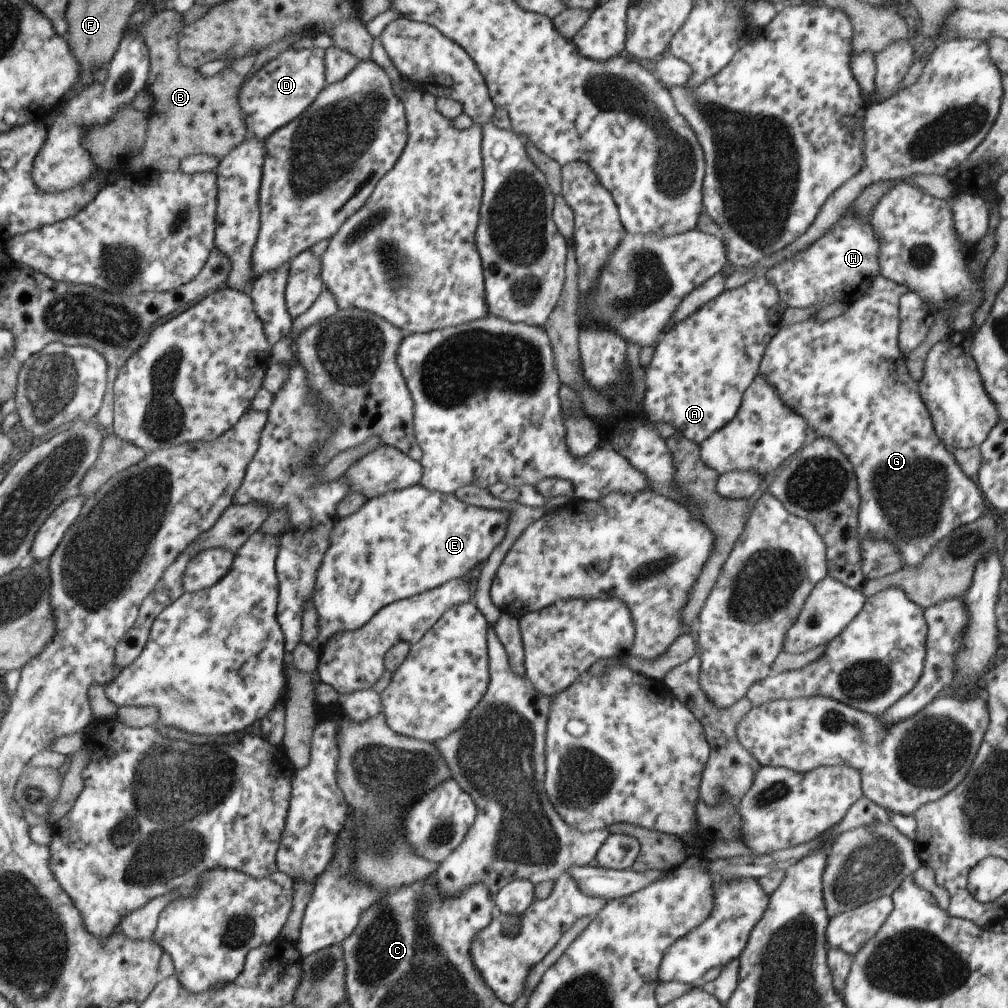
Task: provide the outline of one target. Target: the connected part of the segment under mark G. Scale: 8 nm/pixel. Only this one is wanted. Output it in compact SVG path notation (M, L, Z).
M876 275L868 287L856 300L853 300L846 312L840 313L840 316L830 318L830 320L813 319L794 324L780 325L778 332L769 340L768 346L764 351L762 360L759 364L759 375L763 376L768 384L776 389L776 394L786 407L798 413L807 422L810 428L814 428L818 437L830 439L840 450L848 457L852 463L860 495L860 510L858 515L859 525L857 533L859 540L868 537L882 537L892 541L901 556L905 560L905 565L918 566L922 559L930 552L930 549L947 534L950 534L956 528L978 520L980 514L984 512L984 495L970 477L967 477L954 455L945 447L943 440L936 434L929 410L924 404L919 382L915 381L908 372L905 355L899 347L899 302L900 297L909 293L911 290L904 285L898 284L882 275Z

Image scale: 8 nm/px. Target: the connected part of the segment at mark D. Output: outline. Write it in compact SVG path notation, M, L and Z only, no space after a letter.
M290 47L277 55L256 74L248 75L239 88L239 105L250 136L265 141L275 130L302 115L326 85L324 49Z

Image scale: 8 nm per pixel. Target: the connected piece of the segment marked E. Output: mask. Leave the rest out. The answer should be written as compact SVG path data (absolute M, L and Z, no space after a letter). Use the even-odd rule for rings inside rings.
M419 484L407 489L399 491L387 492L380 495L375 499L368 499L364 501L363 505L350 516L338 518L332 527L329 534L329 549L325 552L320 566L317 568L316 582L314 592L312 595L312 602L316 609L319 620L316 624L316 628L320 628L320 634L313 638L313 641L309 644L316 652L318 656L322 650L322 644L337 633L343 633L344 631L355 631L362 628L382 607L391 605L393 602L404 600L405 598L420 595L423 592L428 592L450 579L462 579L468 574L475 573L481 564L483 564L487 558L492 554L492 551L499 546L506 536L509 523L509 510L508 509L485 509L484 507L475 507L467 505L457 498L456 495L445 495L438 491L429 491Z

